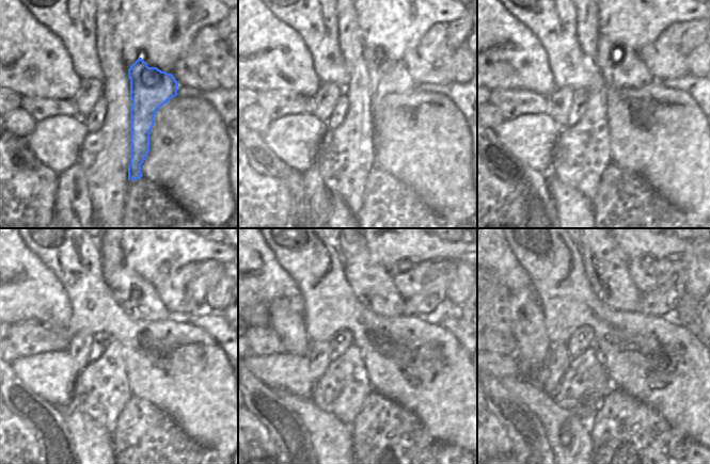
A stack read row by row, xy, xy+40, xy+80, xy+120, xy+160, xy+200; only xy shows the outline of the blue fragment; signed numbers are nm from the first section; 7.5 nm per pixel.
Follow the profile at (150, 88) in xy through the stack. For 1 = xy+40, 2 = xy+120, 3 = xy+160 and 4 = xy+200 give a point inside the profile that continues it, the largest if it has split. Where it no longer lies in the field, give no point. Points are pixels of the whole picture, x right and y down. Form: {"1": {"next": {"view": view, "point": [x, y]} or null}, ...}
{"1": {"next": {"view": "xy+40", "point": [385, 76]}}, "2": {"next": {"view": "xy+120", "point": [139, 299]}}, "3": {"next": {"view": "xy+160", "point": [372, 284]}}, "4": {"next": {"view": "xy+200", "point": [605, 265]}}}

